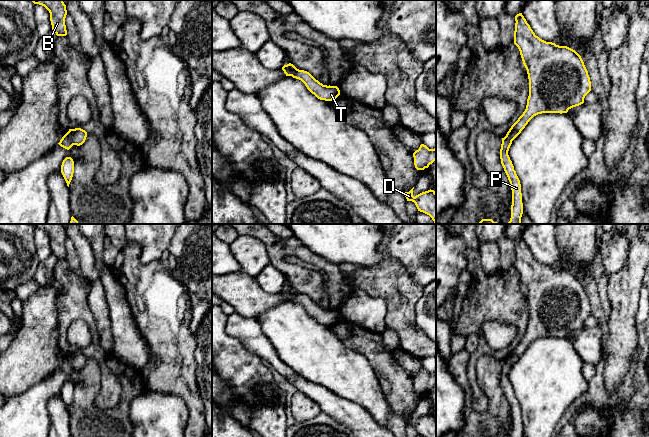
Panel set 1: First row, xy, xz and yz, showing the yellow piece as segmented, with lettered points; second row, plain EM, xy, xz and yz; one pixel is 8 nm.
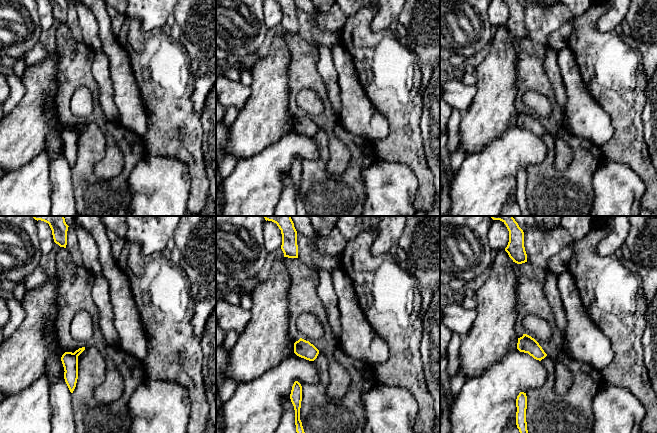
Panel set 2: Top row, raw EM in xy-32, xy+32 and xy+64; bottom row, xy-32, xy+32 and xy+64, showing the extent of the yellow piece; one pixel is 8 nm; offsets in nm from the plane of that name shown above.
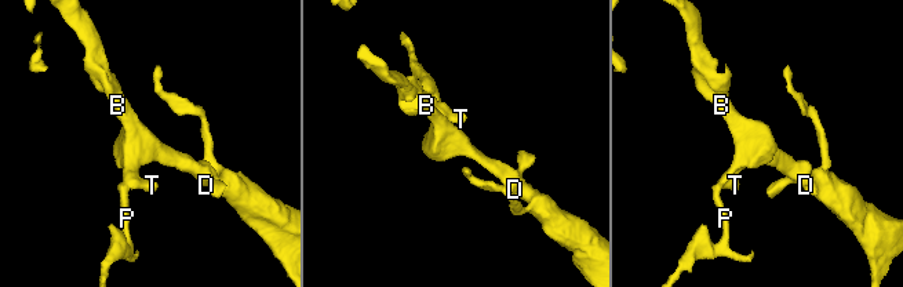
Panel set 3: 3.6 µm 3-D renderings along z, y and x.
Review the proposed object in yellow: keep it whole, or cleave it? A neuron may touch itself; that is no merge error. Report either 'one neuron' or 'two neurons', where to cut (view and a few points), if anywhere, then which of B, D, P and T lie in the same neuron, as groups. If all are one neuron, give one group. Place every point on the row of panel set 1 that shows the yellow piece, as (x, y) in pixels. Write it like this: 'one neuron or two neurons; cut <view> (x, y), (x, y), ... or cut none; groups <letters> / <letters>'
two neurons; cut xy (65, 134), (74, 144); groups B D T / P

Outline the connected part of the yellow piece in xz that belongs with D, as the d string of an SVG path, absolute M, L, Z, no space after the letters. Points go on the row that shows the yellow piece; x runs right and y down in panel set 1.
M413 189L404 193L407 201L414 202L418 211L429 215L436 224L436 192L430 189L414 197Z

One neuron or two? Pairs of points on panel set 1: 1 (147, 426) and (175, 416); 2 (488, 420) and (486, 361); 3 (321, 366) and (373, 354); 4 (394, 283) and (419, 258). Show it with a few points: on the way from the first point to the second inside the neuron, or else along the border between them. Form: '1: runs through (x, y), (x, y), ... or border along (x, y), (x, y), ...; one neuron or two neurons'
1: runs through (154, 426), (164, 416), (168, 416); one neuron
2: runs through (494, 405), (494, 392), (488, 376); one neuron
3: border along (344, 344), (361, 353), (377, 376); two neurons
4: border along (389, 255), (396, 258), (411, 278), (423, 287); two neurons

